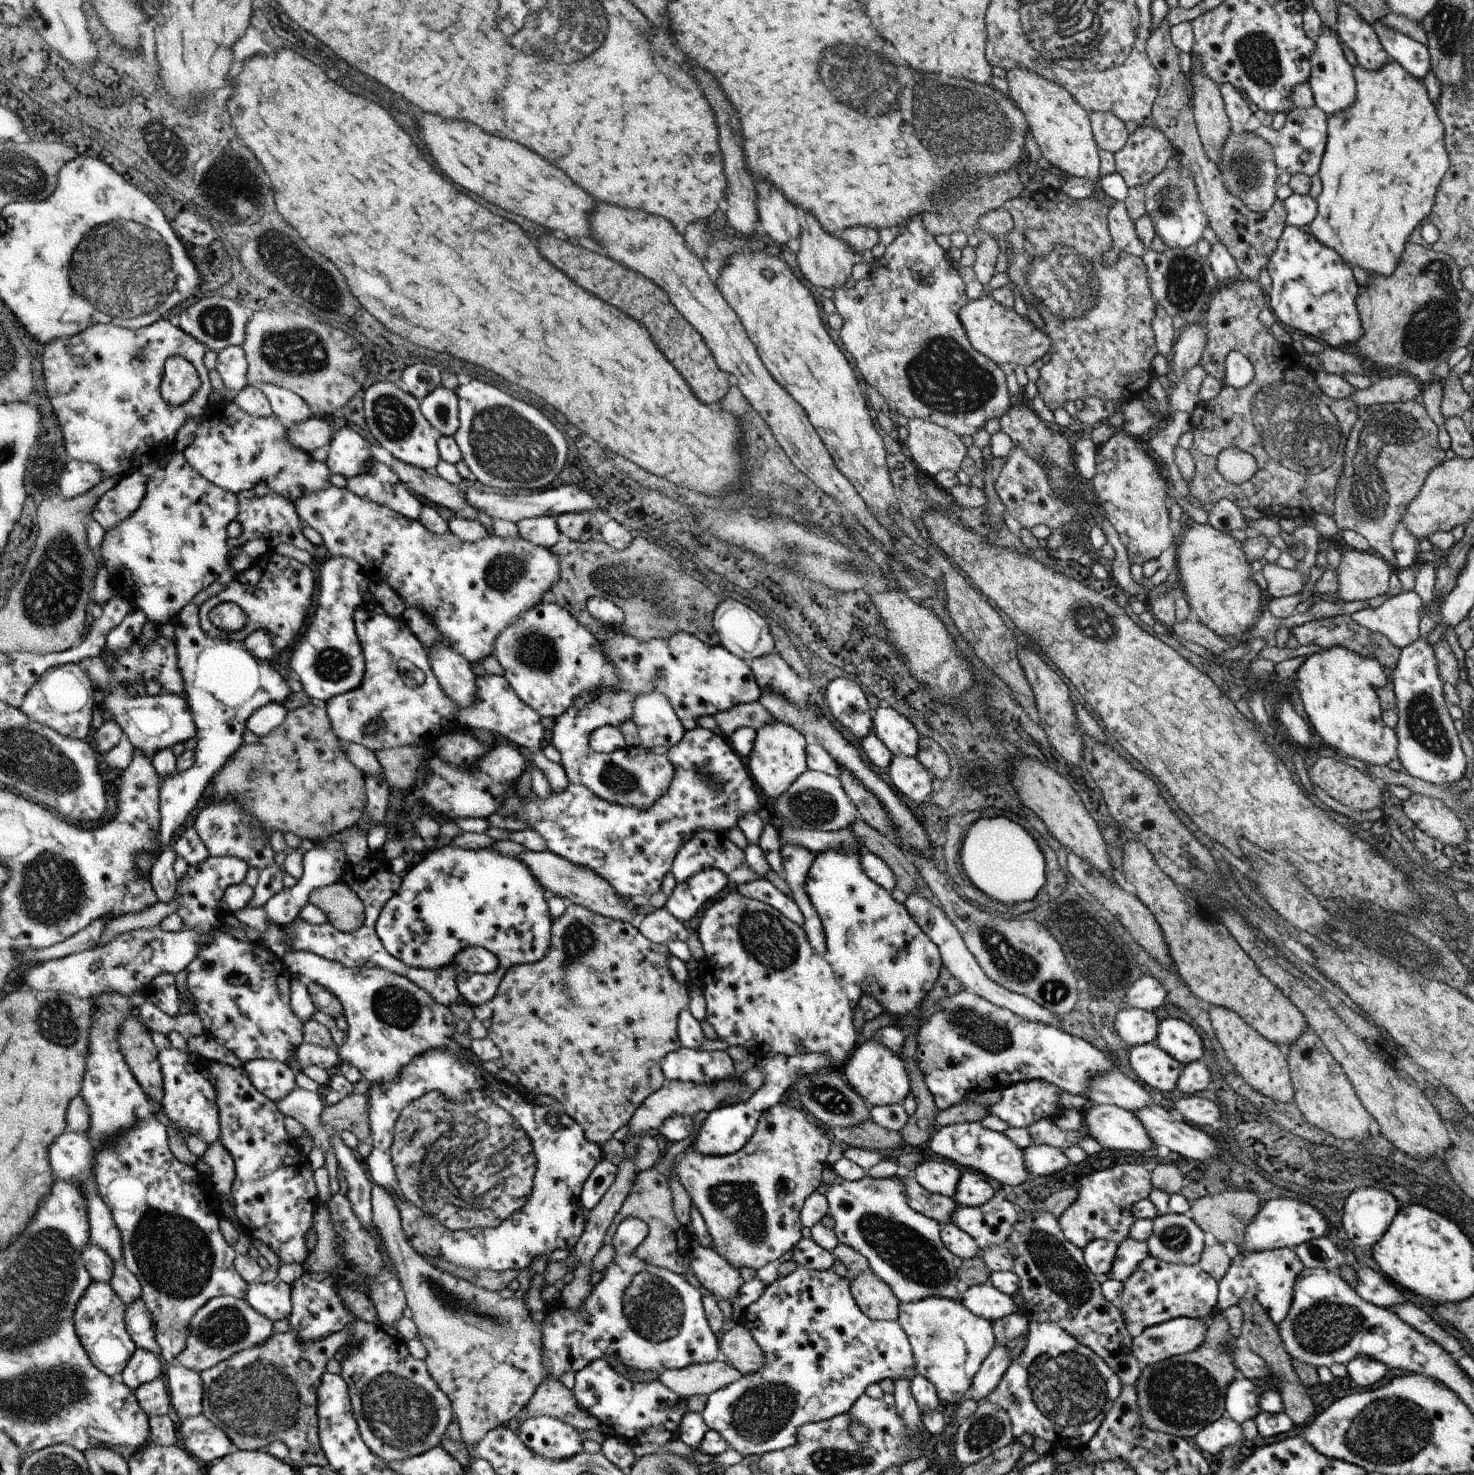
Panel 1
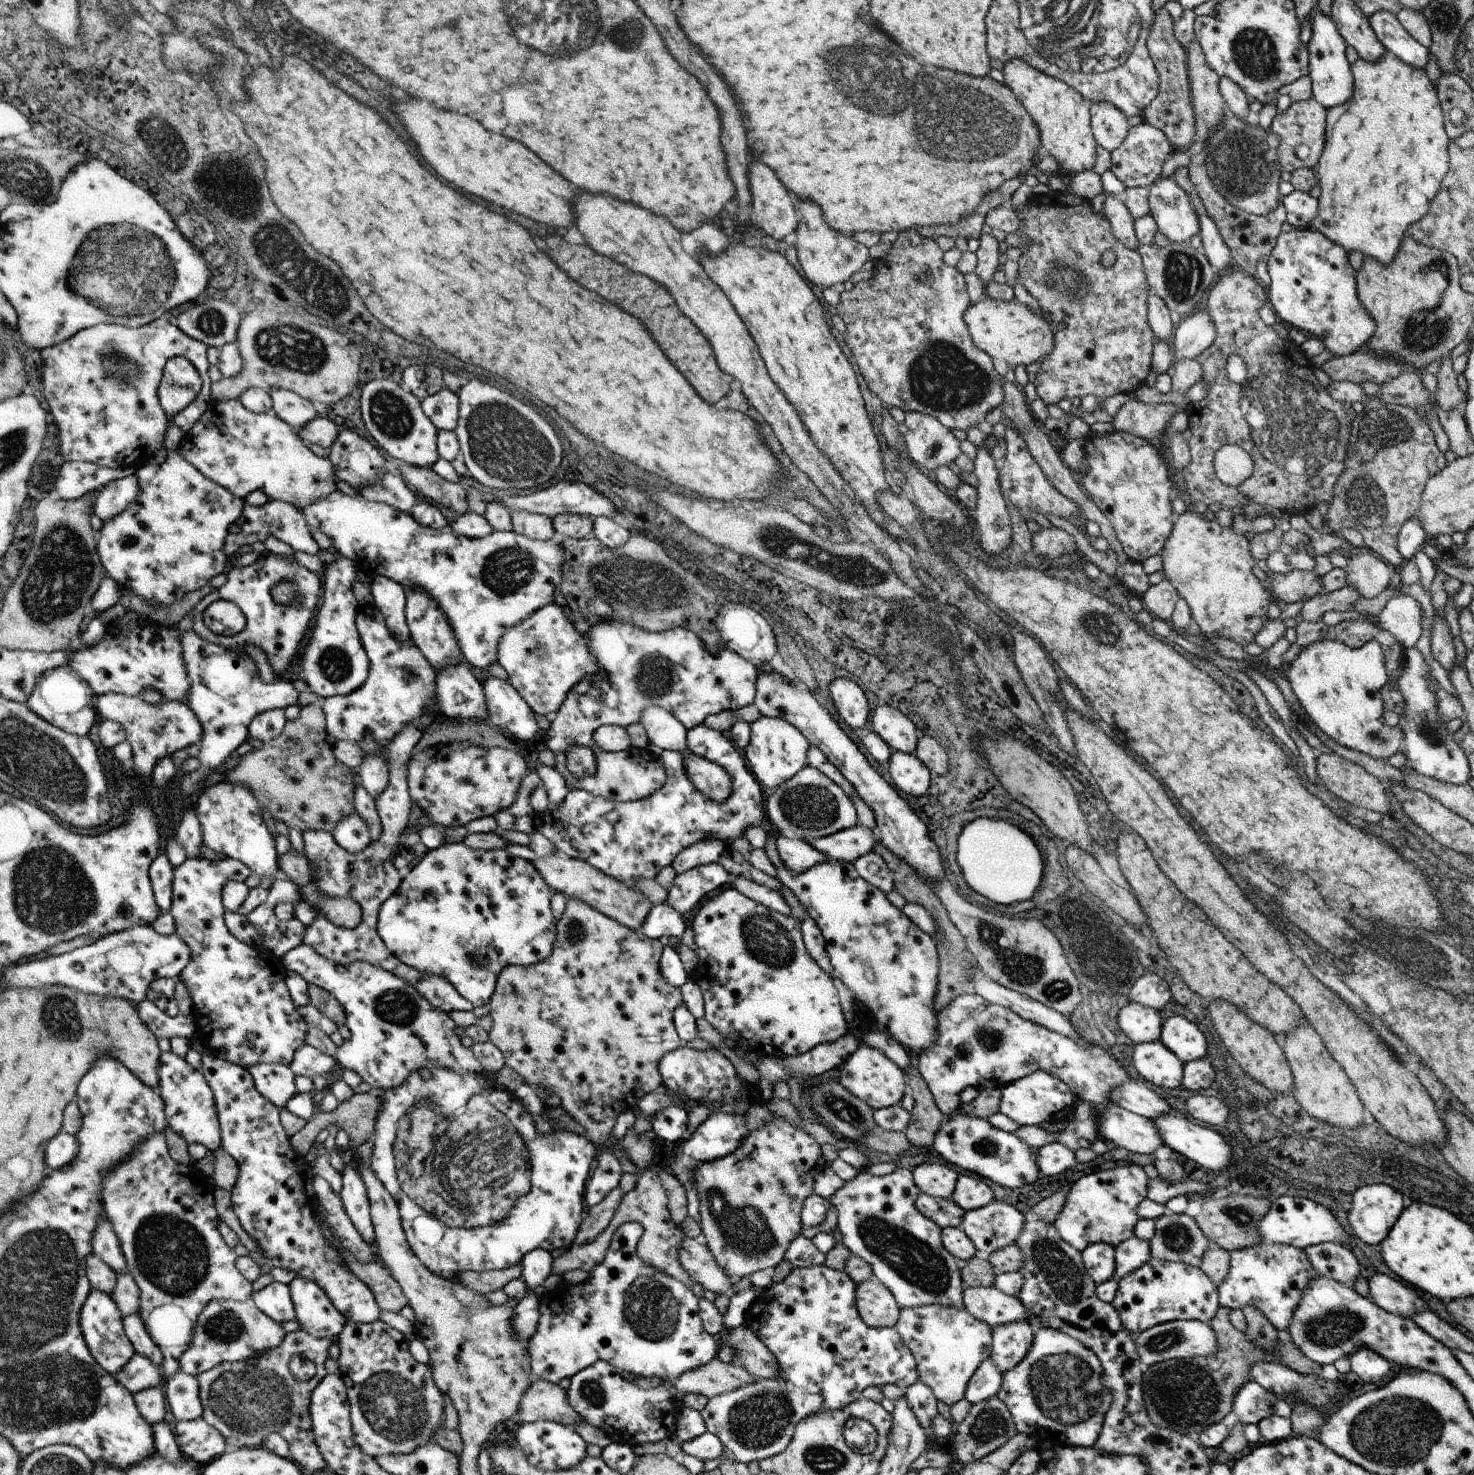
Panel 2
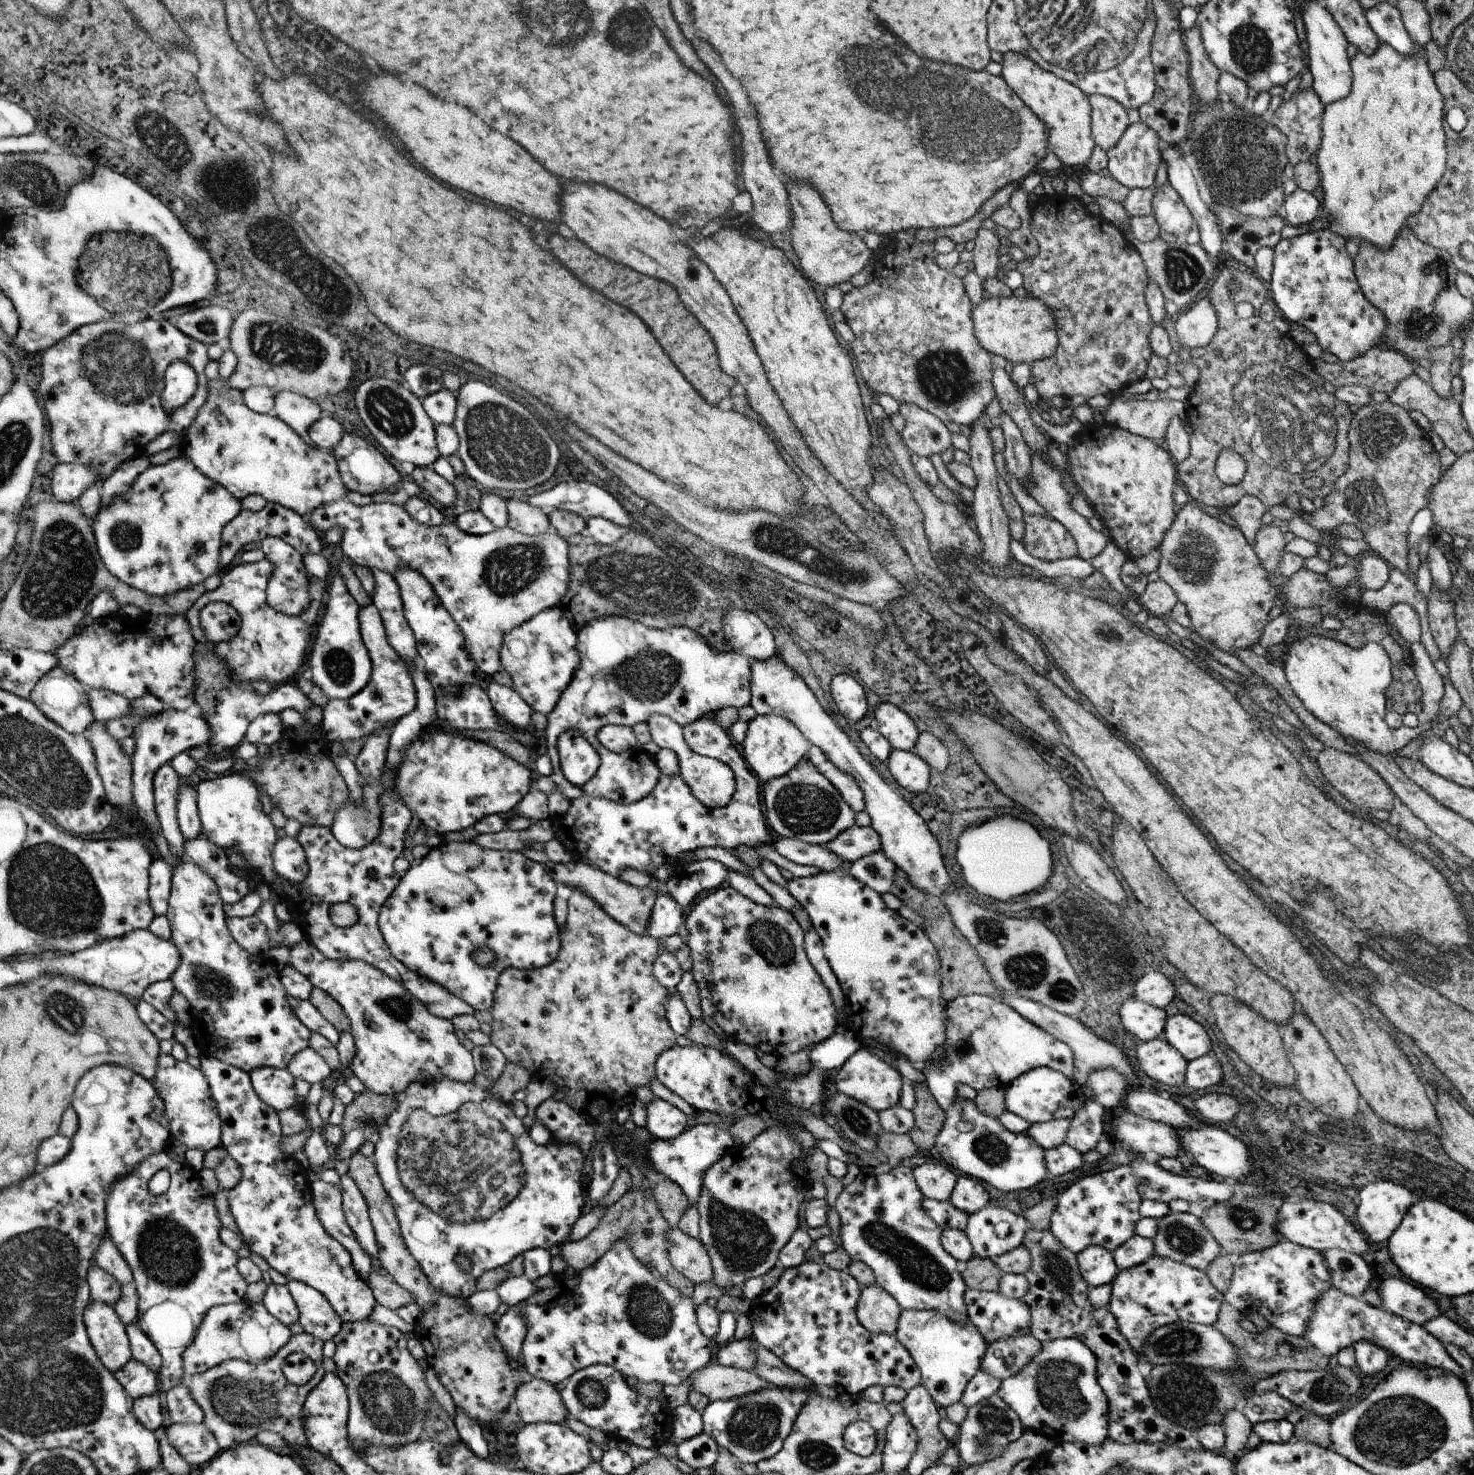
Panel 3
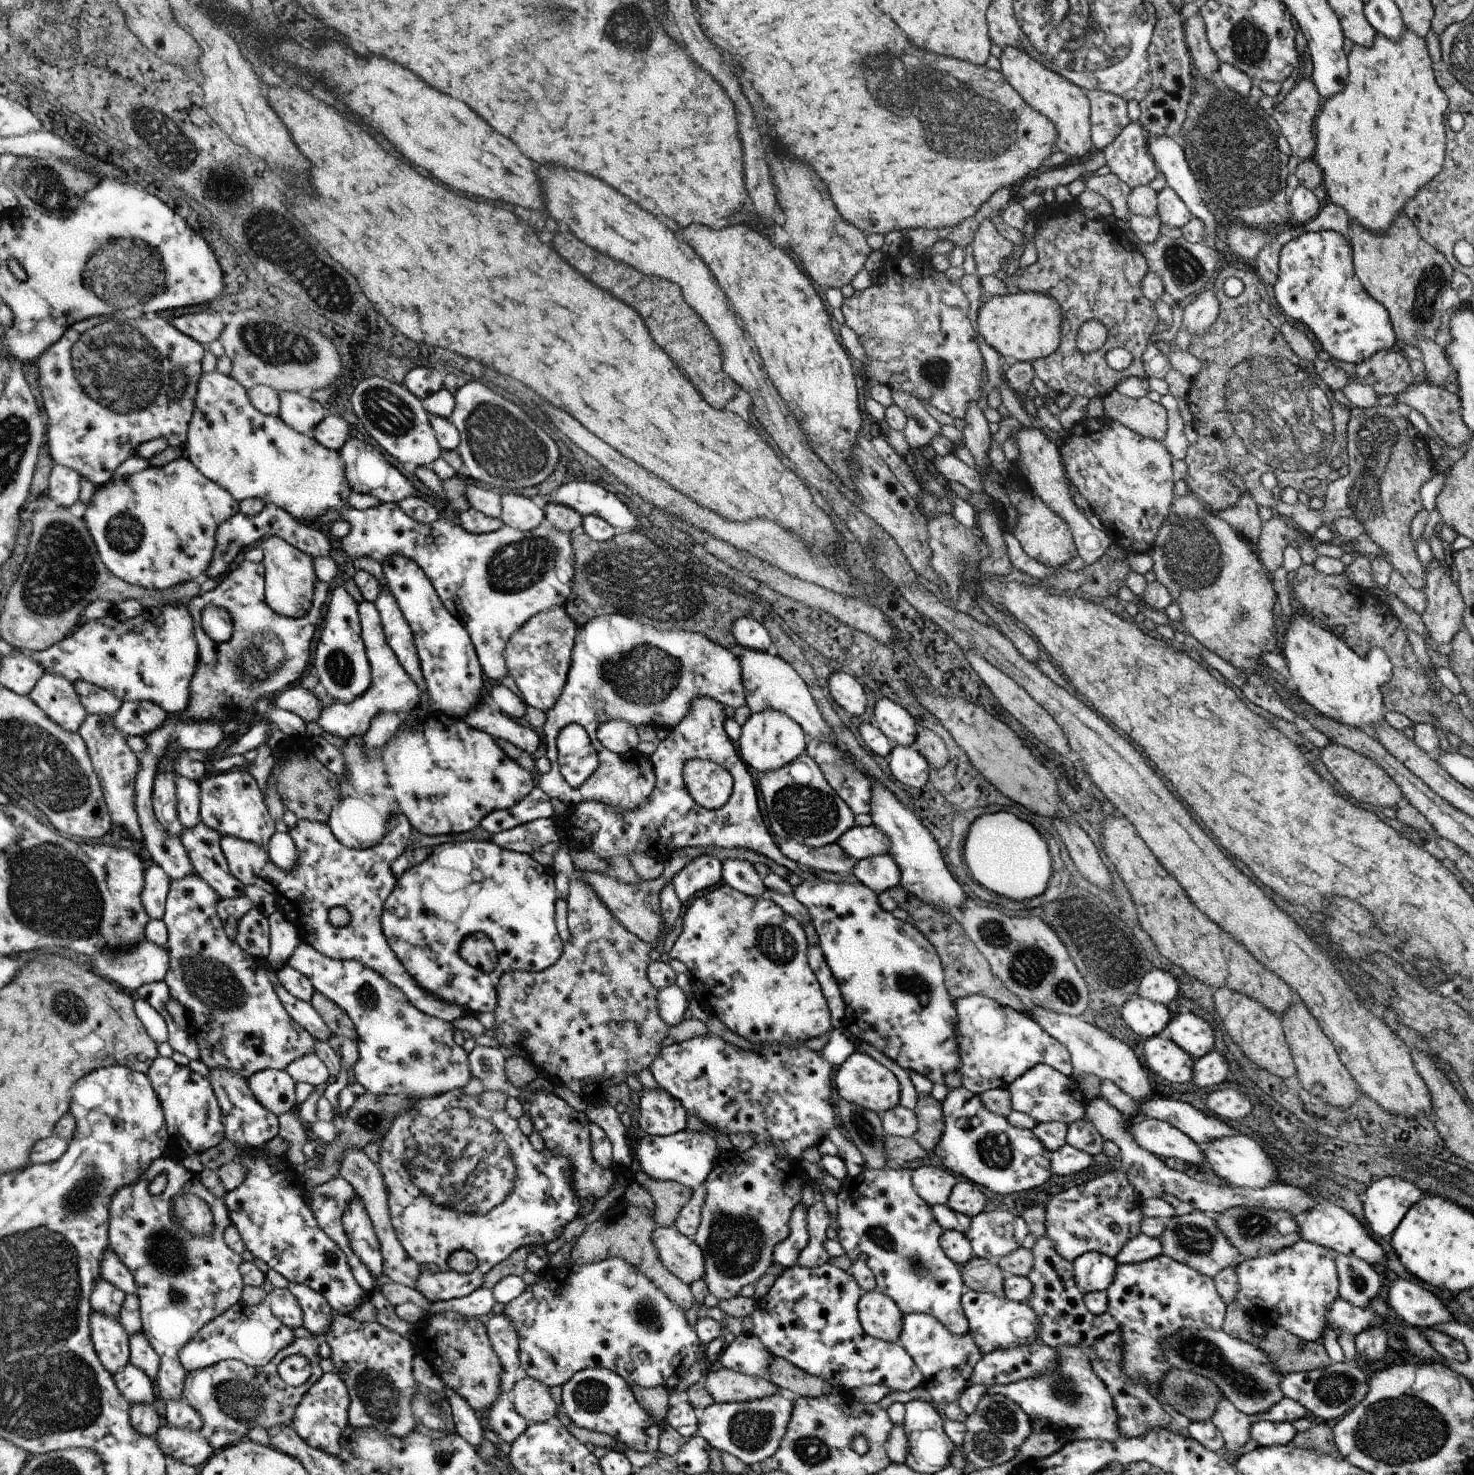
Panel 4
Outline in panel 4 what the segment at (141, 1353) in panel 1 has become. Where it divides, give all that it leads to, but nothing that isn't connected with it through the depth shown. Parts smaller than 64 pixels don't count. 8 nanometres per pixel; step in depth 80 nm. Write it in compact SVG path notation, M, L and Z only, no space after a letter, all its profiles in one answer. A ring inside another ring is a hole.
M126 1365L114 1374L116 1386L123 1393L130 1406L152 1405L158 1394L154 1394L152 1379L139 1367Z

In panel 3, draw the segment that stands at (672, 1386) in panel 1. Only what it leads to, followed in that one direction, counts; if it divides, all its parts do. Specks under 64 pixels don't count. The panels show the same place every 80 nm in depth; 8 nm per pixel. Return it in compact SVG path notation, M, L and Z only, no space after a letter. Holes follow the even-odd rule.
M712 1360L704 1369L692 1374L690 1389L704 1394L710 1401L730 1400L758 1392L762 1388L773 1387L752 1371L726 1367Z

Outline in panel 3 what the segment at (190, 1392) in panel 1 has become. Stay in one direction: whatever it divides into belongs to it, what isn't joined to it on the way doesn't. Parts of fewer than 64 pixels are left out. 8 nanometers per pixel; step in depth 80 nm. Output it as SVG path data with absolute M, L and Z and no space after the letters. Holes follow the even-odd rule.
M187 1377L175 1389L168 1390L166 1394L166 1408L172 1423L195 1423L204 1421L202 1408L194 1400L188 1388Z

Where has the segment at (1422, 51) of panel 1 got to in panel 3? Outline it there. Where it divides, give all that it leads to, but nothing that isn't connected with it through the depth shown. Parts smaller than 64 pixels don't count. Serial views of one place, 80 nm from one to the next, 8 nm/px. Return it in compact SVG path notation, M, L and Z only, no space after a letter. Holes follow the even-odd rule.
M1379 4L1365 10L1365 16L1381 43L1392 46L1402 56L1412 56L1416 52L1418 46L1406 31L1397 8L1390 4Z

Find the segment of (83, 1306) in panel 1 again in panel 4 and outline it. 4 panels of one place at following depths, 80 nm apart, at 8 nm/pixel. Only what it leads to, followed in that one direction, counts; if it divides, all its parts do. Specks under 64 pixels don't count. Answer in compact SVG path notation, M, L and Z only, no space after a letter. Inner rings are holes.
M95 1310L92 1326L100 1362L107 1371L114 1375L130 1364L131 1335L124 1330L123 1325Z

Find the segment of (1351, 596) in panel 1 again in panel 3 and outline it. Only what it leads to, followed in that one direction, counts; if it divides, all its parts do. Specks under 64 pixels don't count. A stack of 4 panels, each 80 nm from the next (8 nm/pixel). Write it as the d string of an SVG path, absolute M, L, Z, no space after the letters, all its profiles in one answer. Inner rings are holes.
M1366 552L1358 557L1359 569L1356 584L1360 590L1380 590L1388 583L1389 573L1392 569L1381 557L1372 552Z

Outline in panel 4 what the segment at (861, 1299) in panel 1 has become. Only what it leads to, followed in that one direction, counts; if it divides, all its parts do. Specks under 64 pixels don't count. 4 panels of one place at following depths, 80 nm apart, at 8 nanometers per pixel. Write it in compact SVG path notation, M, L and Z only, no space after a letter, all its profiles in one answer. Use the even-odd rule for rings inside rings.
M878 1288L864 1292L859 1302L859 1322L874 1338L898 1342L903 1333L903 1314L892 1298Z

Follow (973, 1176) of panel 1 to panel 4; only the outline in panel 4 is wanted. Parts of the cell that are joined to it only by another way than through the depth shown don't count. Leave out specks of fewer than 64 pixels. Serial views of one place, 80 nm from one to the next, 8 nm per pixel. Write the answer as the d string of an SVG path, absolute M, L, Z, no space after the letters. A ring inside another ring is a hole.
M962 1178L952 1190L947 1206L955 1212L972 1218L984 1210L986 1196L980 1192L978 1184Z

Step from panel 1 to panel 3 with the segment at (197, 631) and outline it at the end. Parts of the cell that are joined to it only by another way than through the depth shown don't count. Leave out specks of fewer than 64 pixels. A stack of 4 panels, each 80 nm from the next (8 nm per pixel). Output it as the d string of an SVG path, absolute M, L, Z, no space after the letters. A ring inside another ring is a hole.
M210 641L207 644L196 642L195 645L195 674L198 689L196 690L196 709L194 712L204 718L210 726L212 738L208 740L207 751L209 758L219 758L219 754L226 750L236 749L246 738L246 728L250 728L253 721L265 713L279 714L287 708L294 709L302 714L307 714L312 709L313 703L308 696L292 684L276 684L266 694L259 694L253 686L246 686L235 678L235 672L216 654L216 648Z

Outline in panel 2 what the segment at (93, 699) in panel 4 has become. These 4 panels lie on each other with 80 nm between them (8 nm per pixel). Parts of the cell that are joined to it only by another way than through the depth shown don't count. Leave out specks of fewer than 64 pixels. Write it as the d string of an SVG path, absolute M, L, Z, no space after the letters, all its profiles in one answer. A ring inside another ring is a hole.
M106 693L97 696L96 709L104 720L120 723L128 732L126 741L131 745L134 756L135 777L144 786L151 786L152 768L164 756L172 757L174 752L186 749L202 740L202 724L184 702L163 699L158 704L148 704L140 696L125 696Z

